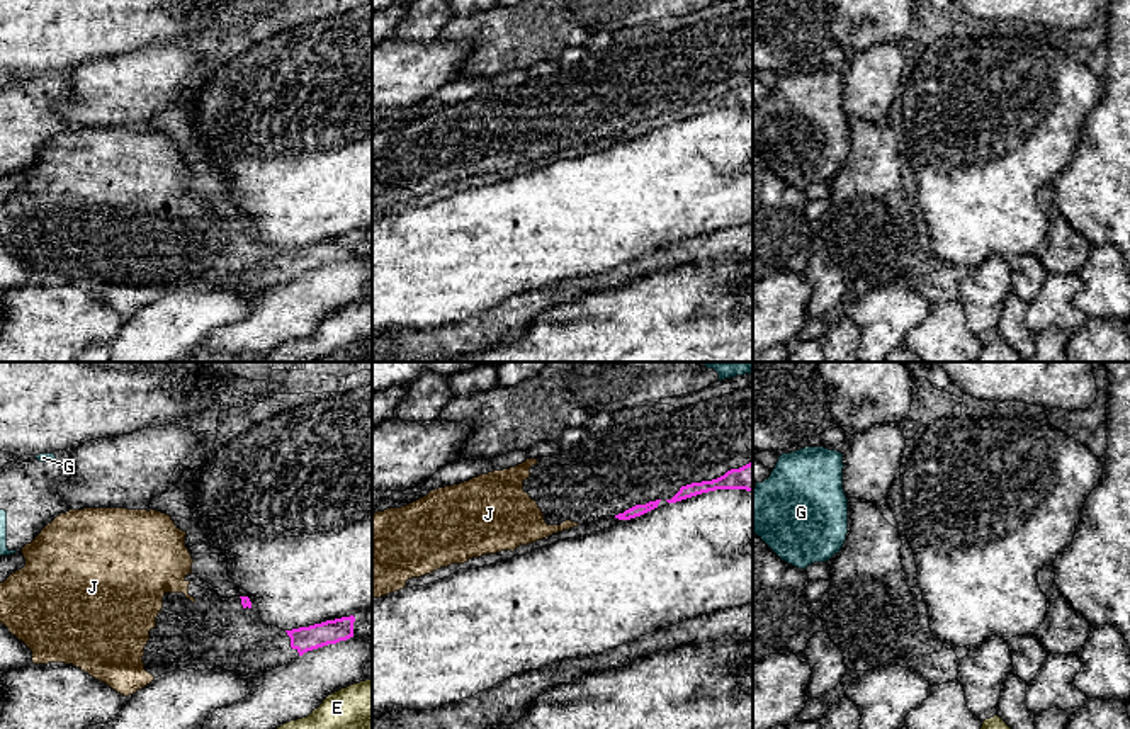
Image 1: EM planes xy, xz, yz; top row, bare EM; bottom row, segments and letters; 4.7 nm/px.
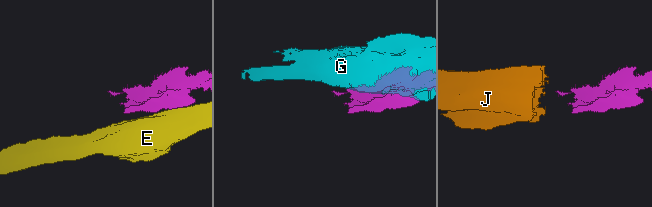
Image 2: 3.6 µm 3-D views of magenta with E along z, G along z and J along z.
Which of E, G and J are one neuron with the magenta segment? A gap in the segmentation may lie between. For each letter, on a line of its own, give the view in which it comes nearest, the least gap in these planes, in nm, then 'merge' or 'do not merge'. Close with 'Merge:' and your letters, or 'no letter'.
E: view xy; gap 220 nm; do not merge
G: view xz; gap 420 nm; do not merge
J: view xz; gap 180 nm; merge
Merge: J

